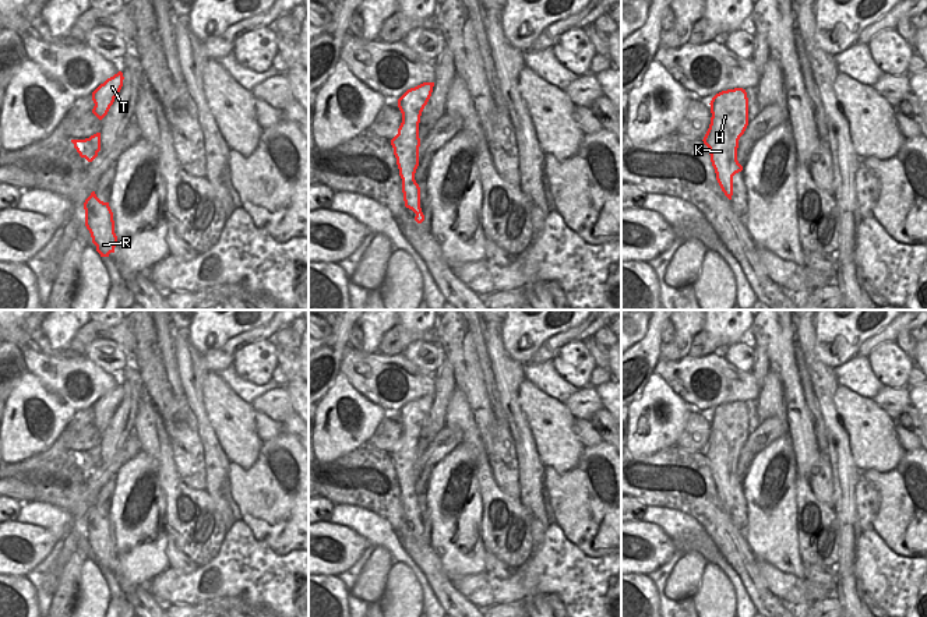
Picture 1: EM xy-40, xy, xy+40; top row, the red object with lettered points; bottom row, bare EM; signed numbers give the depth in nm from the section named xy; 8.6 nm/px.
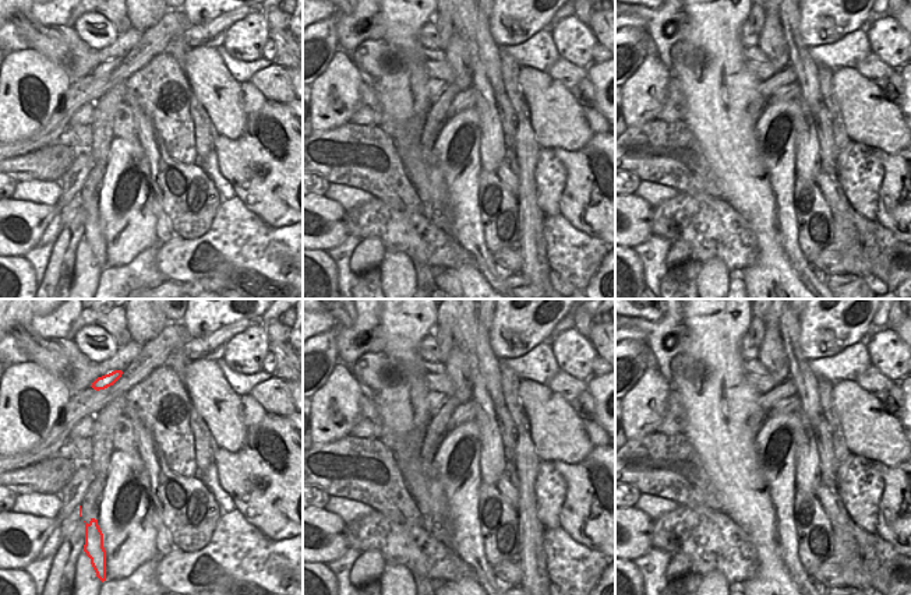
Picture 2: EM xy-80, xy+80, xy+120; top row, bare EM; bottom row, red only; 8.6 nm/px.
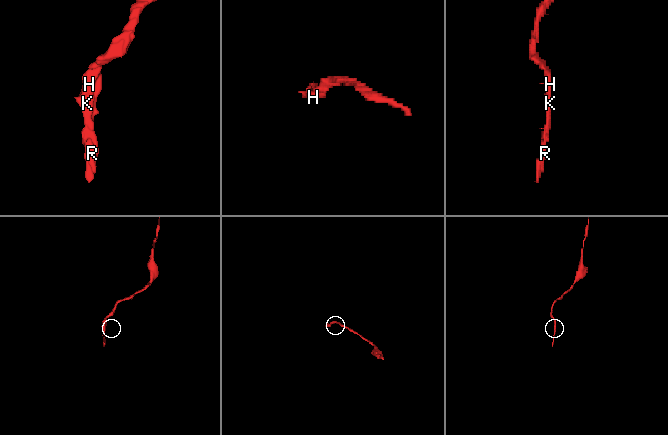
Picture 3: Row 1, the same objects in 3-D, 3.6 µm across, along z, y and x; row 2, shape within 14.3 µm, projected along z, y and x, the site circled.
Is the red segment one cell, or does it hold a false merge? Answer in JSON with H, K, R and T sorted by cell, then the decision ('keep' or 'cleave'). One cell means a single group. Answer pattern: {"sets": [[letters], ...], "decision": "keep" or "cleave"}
{"sets": [["H", "K", "R", "T"]], "decision": "keep"}

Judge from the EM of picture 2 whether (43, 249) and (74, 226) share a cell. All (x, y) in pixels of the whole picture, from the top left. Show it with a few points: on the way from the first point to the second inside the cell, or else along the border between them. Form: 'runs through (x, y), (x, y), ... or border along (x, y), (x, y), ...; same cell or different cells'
border along (62, 228), (53, 243), (48, 266), (43, 270); different cells

